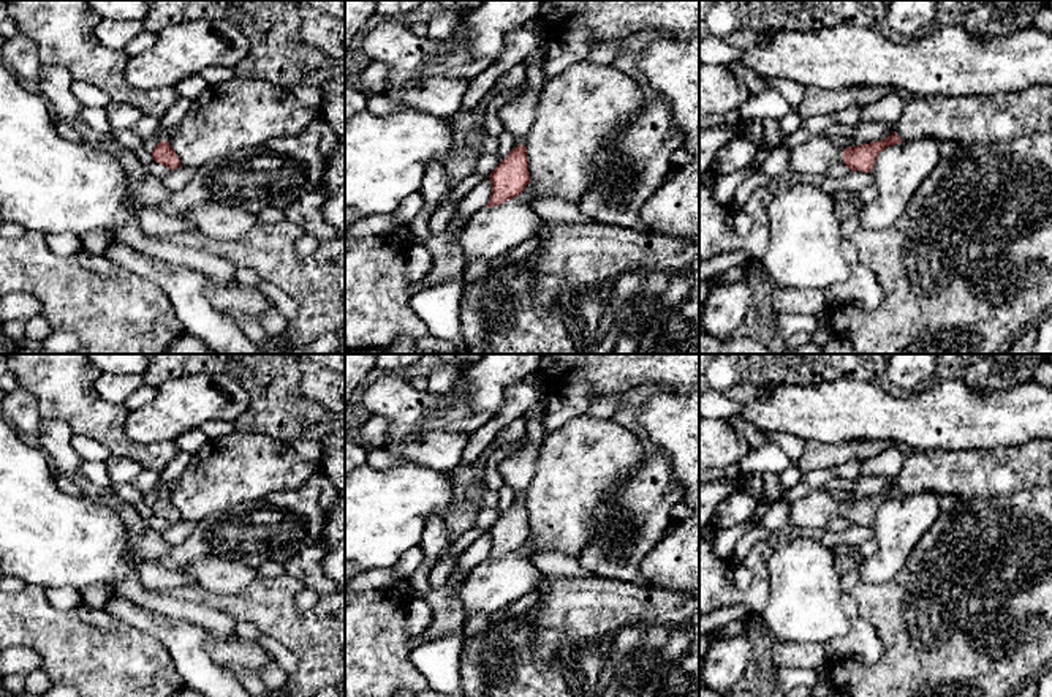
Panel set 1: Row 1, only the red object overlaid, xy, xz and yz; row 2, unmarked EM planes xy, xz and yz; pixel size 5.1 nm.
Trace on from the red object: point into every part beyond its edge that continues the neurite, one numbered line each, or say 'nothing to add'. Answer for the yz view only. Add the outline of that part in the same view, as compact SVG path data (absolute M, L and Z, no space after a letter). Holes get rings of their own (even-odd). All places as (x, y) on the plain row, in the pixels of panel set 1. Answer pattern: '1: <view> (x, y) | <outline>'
nothing to add

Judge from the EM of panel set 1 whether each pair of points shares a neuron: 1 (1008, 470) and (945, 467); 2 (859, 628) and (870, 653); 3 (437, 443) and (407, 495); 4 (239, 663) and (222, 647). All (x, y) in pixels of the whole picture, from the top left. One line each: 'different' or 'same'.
1: same
2: same
3: different
4: same

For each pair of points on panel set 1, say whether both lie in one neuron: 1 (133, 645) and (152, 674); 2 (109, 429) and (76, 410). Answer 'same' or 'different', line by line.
1: same
2: same

